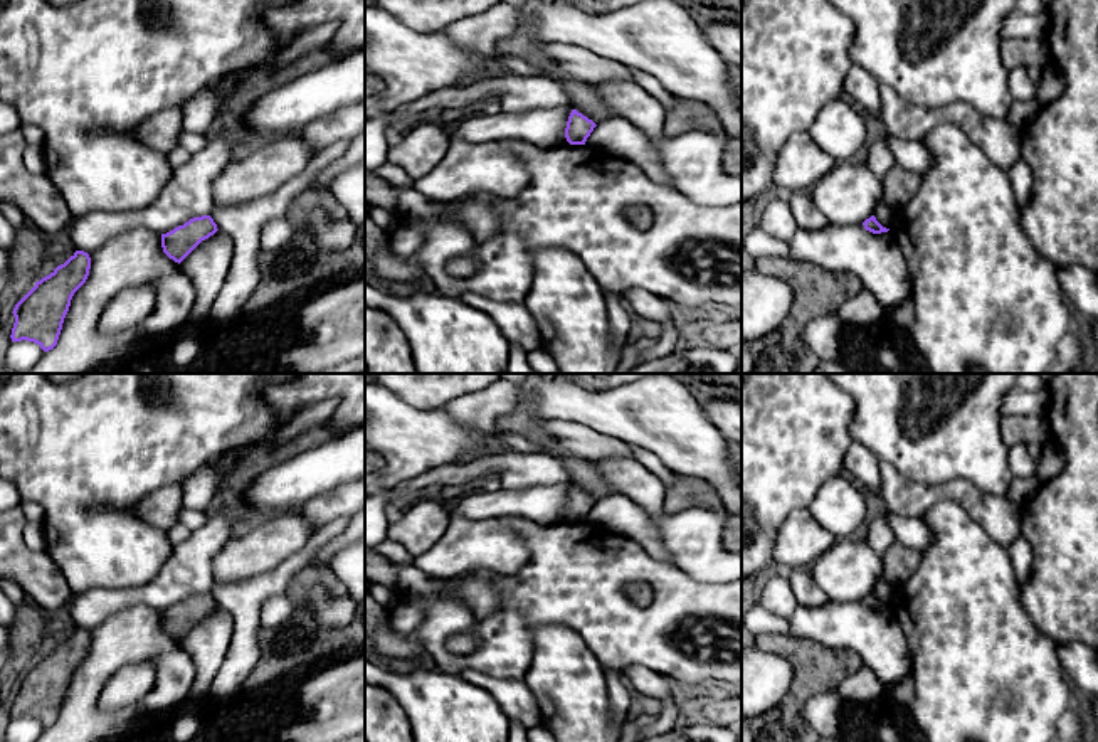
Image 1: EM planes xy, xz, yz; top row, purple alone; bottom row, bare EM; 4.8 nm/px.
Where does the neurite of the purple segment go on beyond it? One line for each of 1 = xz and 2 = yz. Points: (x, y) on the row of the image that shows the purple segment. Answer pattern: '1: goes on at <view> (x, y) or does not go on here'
1: does not go on here
2: does not go on here

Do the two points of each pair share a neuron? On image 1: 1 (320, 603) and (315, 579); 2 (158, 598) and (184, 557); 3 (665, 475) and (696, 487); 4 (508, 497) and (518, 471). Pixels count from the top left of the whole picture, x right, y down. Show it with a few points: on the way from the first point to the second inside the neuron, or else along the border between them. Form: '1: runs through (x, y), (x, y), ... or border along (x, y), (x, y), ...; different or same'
1: border along (285, 594), (301, 601), (325, 588), (347, 596); different
2: runs through (168, 588), (184, 572), (184, 567); same
3: border along (676, 476), (678, 488), (675, 492); different
4: border along (550, 482), (501, 490); different

